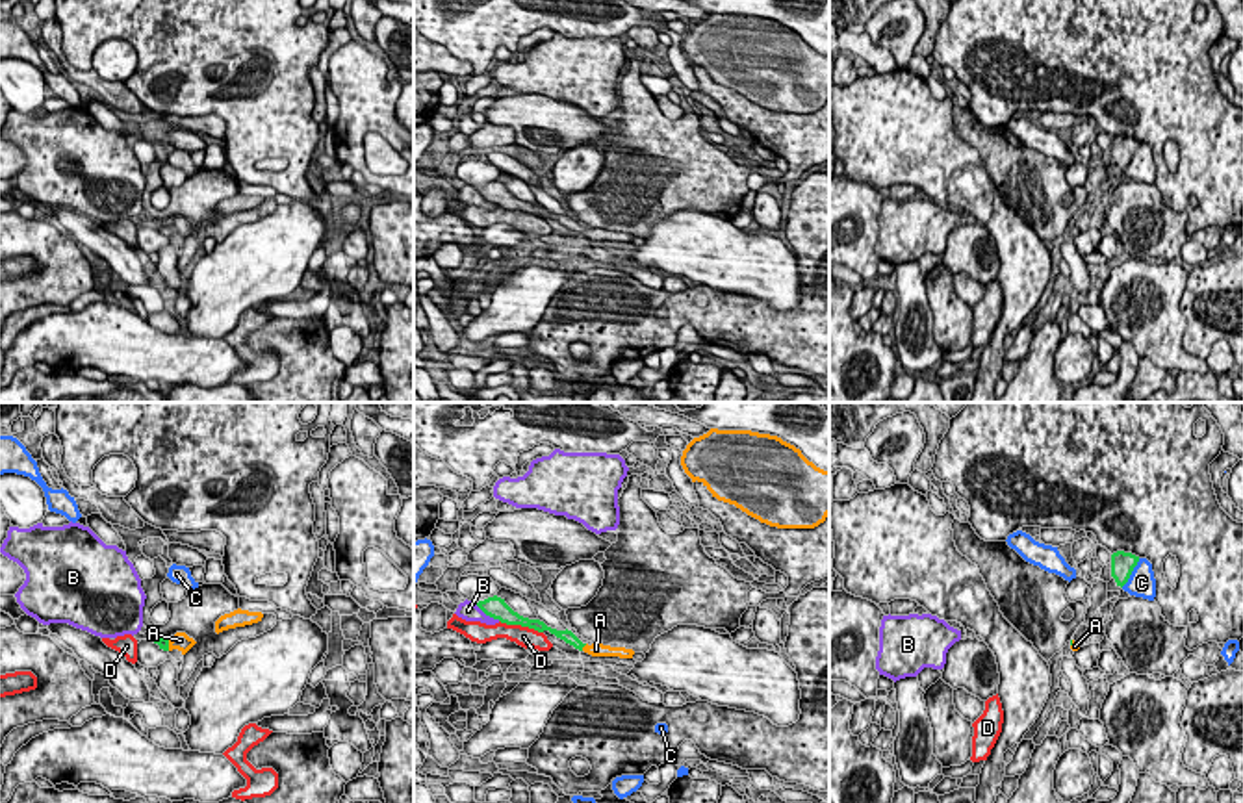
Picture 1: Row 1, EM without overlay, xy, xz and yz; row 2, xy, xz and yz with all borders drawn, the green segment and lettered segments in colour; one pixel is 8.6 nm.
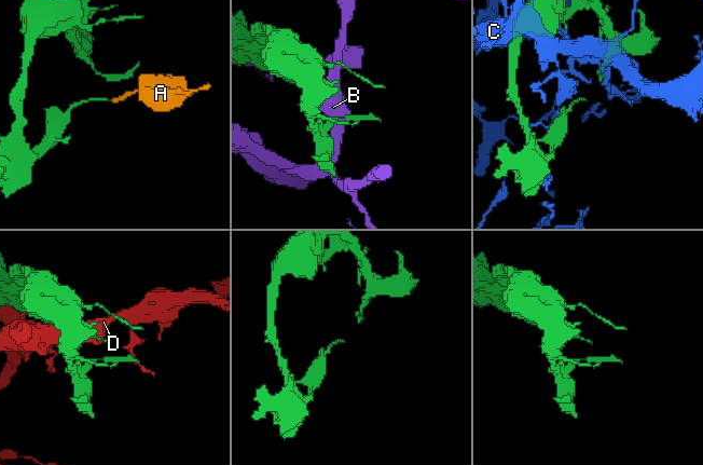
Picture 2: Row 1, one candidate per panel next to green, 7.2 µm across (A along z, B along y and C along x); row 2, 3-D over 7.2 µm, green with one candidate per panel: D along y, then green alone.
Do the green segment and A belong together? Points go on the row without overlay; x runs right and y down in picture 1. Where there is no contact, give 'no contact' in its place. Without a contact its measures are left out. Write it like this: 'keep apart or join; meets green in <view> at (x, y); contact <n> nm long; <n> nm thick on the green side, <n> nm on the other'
join; meets green in xz at (583, 230); contact 80 nm long; 120 nm thick on the green side, 130 nm on the other

